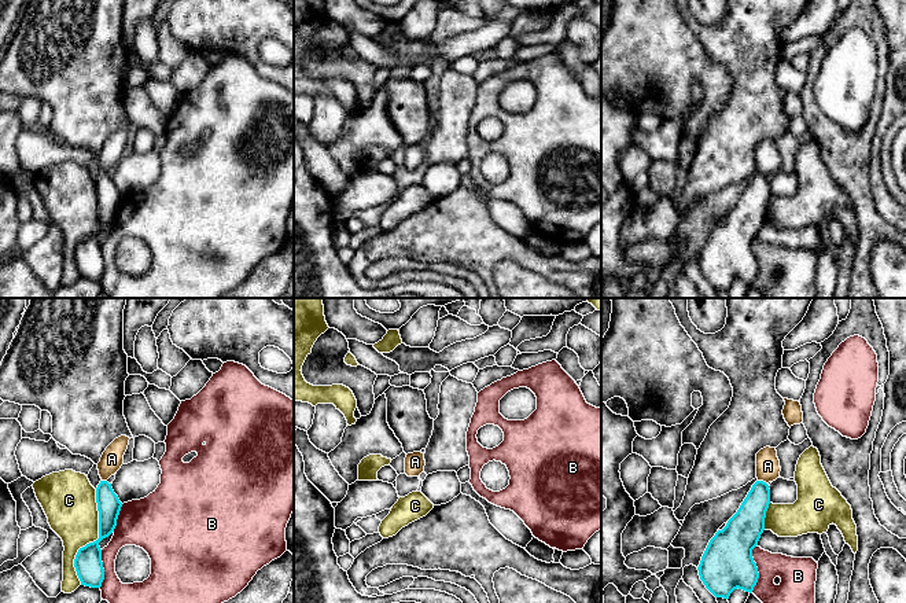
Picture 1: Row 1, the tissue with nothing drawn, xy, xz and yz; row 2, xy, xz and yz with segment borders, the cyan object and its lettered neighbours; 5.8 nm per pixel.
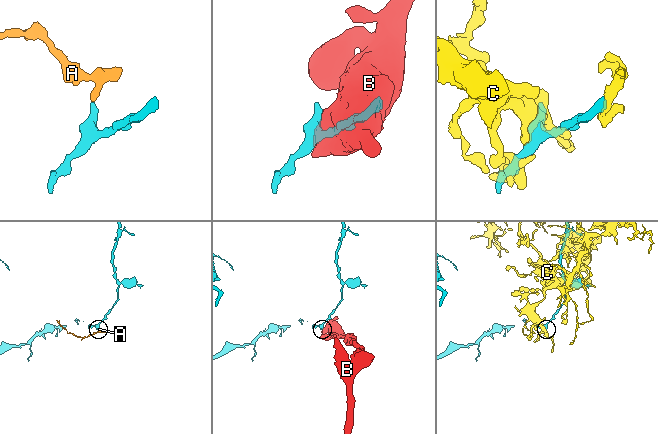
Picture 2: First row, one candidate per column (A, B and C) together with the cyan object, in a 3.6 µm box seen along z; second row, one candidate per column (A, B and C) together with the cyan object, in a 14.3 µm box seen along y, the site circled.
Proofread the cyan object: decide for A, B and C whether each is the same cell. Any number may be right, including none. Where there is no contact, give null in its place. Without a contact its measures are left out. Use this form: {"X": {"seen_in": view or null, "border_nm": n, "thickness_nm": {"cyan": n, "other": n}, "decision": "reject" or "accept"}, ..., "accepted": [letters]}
{"A": {"seen_in": "yz", "border_nm": 60, "thickness_nm": {"cyan": 180, "other": 140}, "decision": "accept"}, "B": {"seen_in": "yz", "border_nm": 280, "thickness_nm": {"cyan": 300, "other": 220}, "decision": "reject"}, "C": {"seen_in": "xy", "border_nm": 550, "thickness_nm": {"cyan": 160, "other": 300}, "decision": "reject"}, "accepted": ["A"]}

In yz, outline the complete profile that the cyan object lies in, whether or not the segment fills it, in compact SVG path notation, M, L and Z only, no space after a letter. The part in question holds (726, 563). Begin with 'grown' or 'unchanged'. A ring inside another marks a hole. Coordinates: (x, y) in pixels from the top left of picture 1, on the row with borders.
grown; M766 446L756 453L756 478L737 512L710 540L697 567L700 580L715 596L729 599L734 589L752 592L759 573L752 558L765 530L770 504L769 482L780 478L776 448Z

